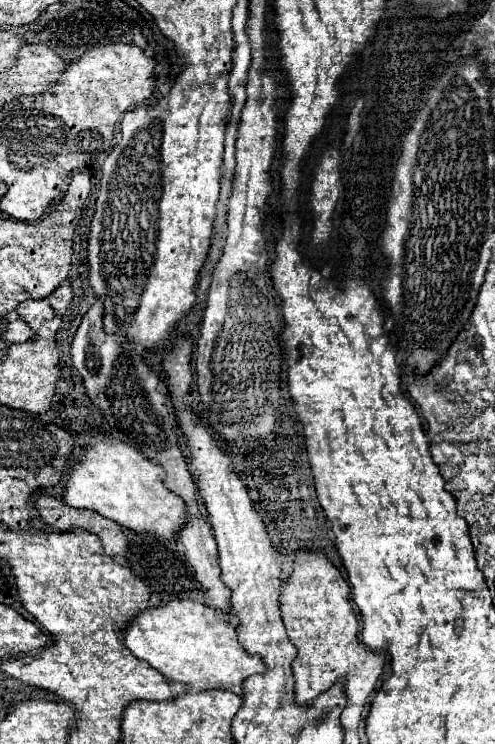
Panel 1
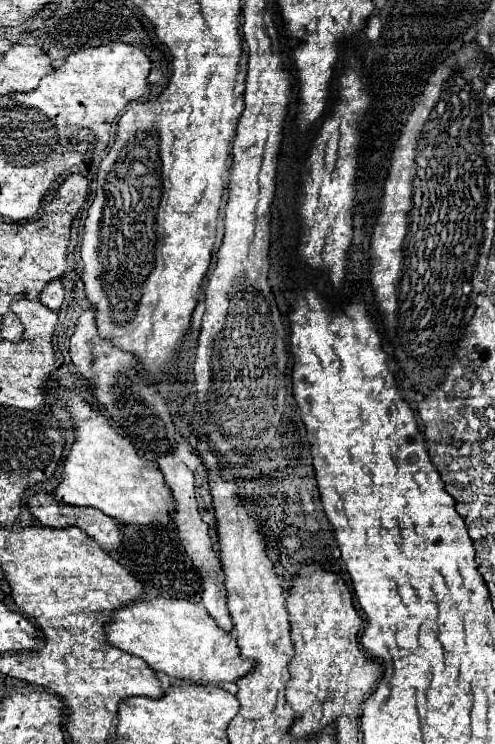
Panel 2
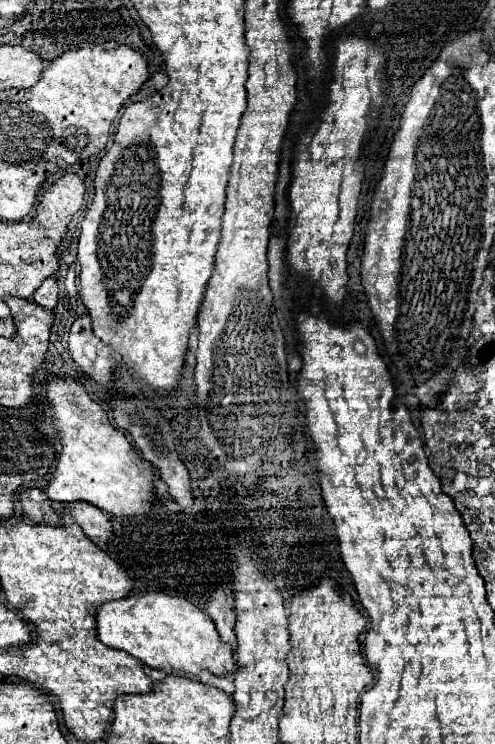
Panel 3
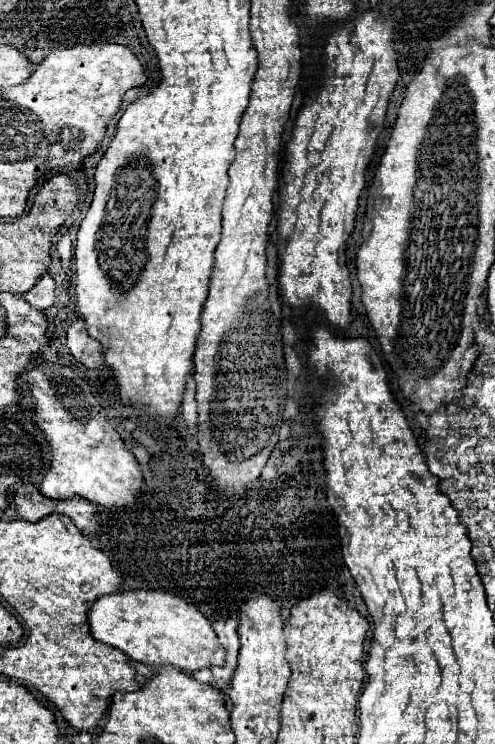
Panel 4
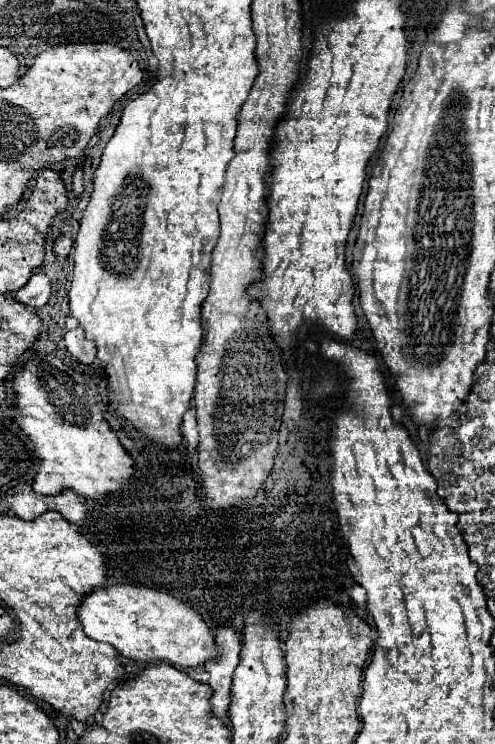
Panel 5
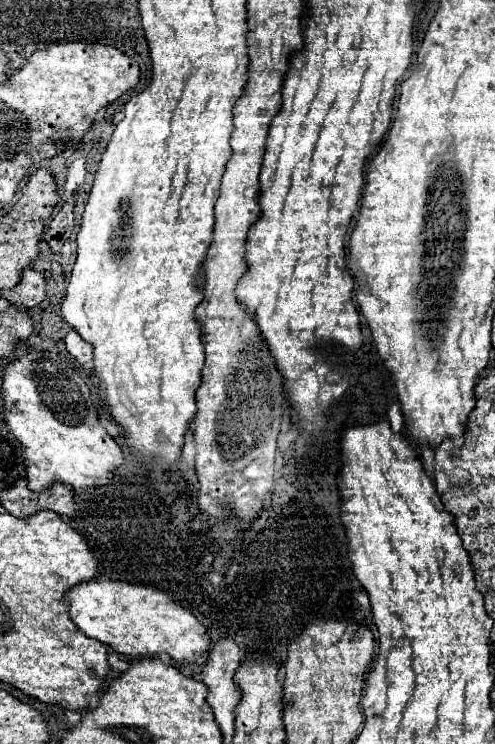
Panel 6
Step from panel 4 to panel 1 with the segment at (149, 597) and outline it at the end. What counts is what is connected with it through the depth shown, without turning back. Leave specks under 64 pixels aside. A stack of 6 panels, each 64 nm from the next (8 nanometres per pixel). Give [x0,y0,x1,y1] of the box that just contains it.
[122,600,264,690]

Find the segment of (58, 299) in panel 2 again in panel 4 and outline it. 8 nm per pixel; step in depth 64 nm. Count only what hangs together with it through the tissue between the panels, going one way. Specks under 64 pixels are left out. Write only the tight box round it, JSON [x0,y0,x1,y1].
[22,274,54,310]

